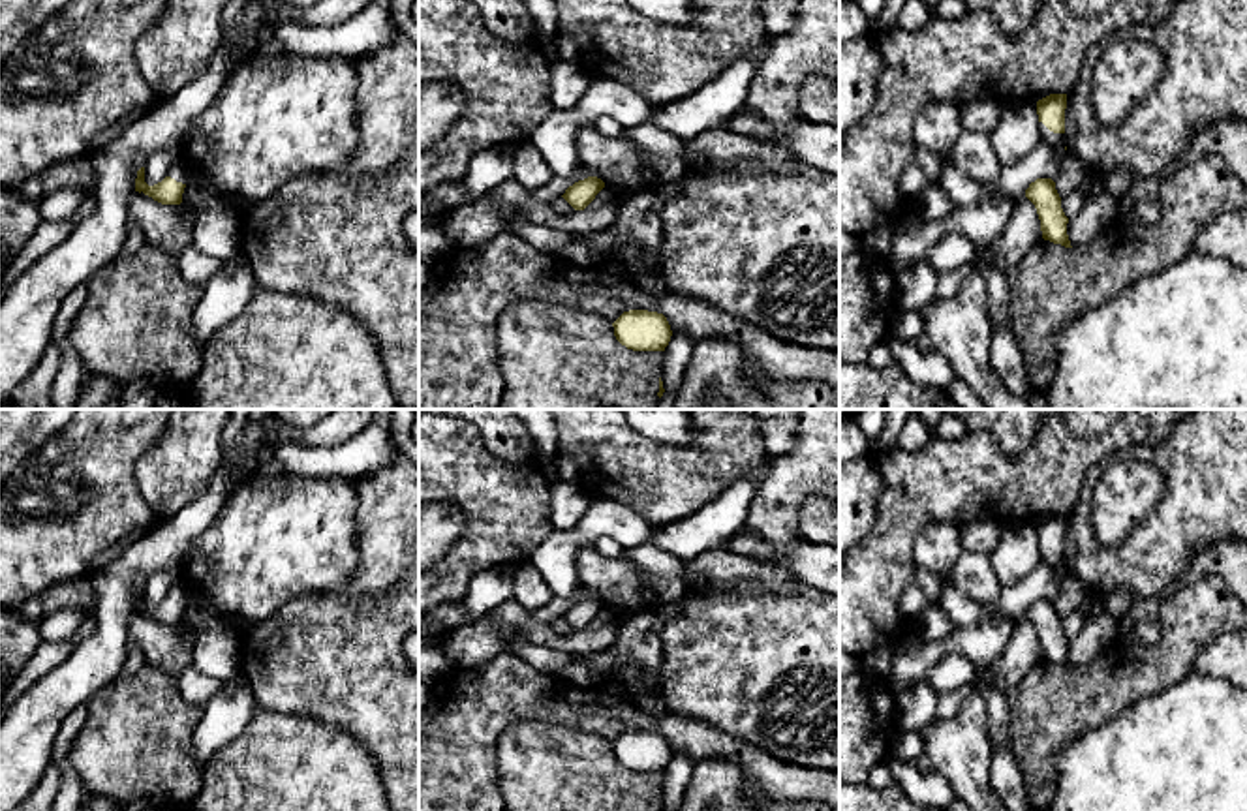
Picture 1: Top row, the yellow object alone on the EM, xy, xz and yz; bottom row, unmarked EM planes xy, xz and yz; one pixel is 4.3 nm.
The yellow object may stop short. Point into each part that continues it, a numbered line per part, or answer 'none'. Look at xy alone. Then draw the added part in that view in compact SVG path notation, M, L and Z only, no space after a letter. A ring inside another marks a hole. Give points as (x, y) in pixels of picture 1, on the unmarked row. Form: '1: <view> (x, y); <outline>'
1: xy (179, 592); M178 574L178 578L173 584L173 588L171 588L167 597L175 599L177 603L188 604L193 595L192 595L186 580Z

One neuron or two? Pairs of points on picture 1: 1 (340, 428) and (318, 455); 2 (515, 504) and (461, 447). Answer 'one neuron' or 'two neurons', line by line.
1: two neurons
2: one neuron

